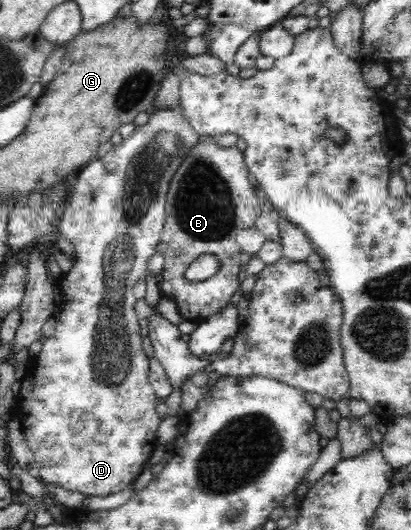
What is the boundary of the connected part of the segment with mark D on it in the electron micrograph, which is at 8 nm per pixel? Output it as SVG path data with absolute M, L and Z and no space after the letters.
M170 105L170 107L157 107L149 111L148 122L140 127L135 127L130 137L125 139L120 145L112 146L101 160L92 159L85 164L82 169L73 177L73 183L70 188L70 197L68 205L64 207L62 219L59 226L59 232L64 242L74 243L74 253L76 254L76 263L62 277L62 283L57 283L57 289L62 289L62 301L64 302L64 313L56 325L54 334L43 339L42 346L37 349L40 354L38 359L31 359L30 373L26 371L25 376L20 380L16 388L18 398L18 419L22 425L22 431L26 436L26 442L37 464L39 465L40 478L45 485L54 483L54 485L68 491L78 492L83 496L106 497L124 491L132 486L135 479L148 468L148 462L153 457L157 442L157 429L160 424L160 417L156 413L156 402L158 396L148 381L148 359L149 356L142 348L142 339L140 336L140 324L138 324L138 315L134 310L137 301L133 294L133 287L138 279L146 276L146 261L152 257L156 245L161 242L165 221L165 205L167 202L167 193L169 183L173 175L178 171L180 164L184 161L188 152L196 147L200 141L200 135L189 125L189 121L181 113L181 105Z

